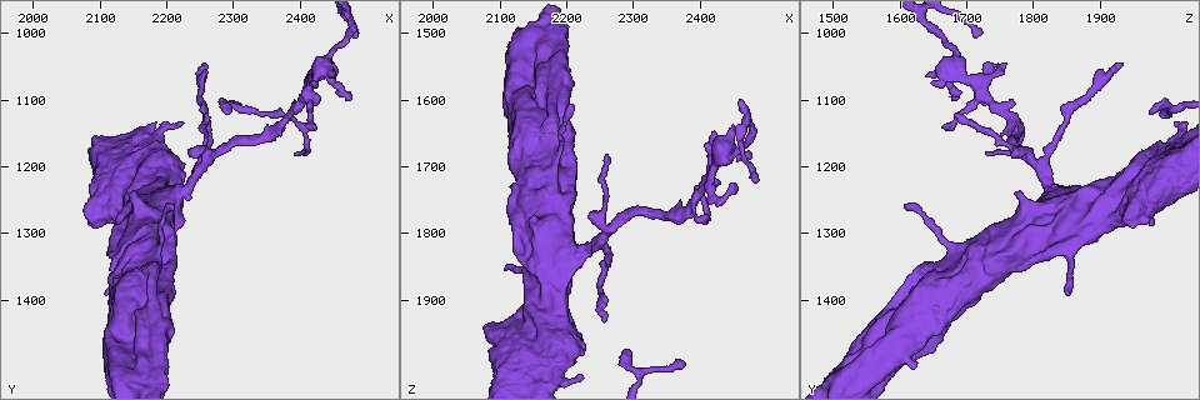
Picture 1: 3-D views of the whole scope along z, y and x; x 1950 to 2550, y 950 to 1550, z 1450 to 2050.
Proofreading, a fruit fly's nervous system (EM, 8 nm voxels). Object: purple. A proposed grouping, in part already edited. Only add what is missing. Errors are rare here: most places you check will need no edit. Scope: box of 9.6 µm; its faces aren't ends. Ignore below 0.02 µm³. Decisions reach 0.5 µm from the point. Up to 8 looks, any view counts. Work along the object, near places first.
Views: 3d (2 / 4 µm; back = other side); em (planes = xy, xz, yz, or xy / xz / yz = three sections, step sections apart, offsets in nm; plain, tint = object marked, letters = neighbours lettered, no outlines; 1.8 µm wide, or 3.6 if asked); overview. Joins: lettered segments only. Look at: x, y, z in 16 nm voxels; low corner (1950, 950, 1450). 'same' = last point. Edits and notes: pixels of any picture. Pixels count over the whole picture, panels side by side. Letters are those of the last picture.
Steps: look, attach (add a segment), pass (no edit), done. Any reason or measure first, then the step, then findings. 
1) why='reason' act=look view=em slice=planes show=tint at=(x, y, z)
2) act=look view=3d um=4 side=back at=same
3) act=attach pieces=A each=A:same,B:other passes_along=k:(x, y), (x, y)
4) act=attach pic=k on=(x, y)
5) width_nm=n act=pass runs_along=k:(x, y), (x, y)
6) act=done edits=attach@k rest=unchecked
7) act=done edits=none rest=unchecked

why='thick end' act=look view=em slice=planes show=letters at=(2085, 1285, 1975)

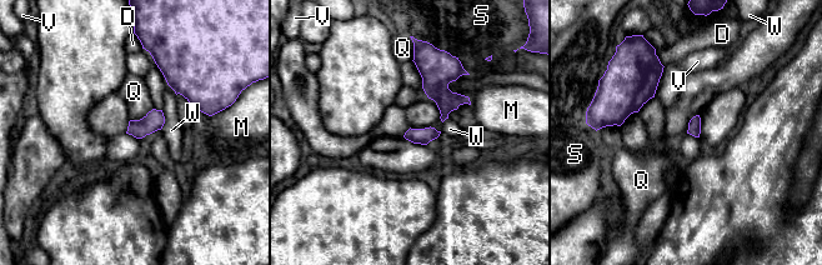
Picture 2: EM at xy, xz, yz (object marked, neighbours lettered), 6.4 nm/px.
act=pass each=D:other,M:other,Q:other,S:other,V:other,W:other border=2:(153, 108), (141, 118), (130, 120) found='no lettered segment goes on from it'

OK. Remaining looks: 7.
why='thin end' act=look view=3d um=2 at=(2110, 1390, 1850)

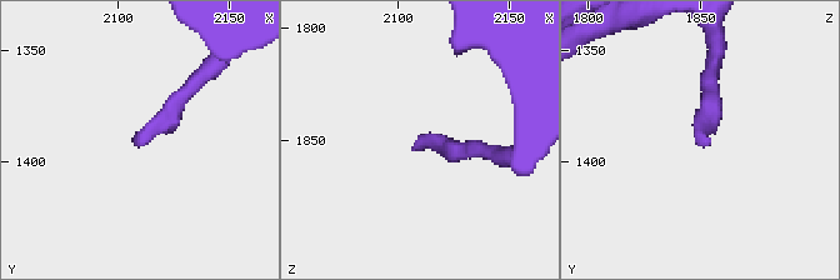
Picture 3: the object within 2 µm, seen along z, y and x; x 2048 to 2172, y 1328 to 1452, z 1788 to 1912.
why='need the tissue' act=look view=em slice=xz step=16 show=letters at=(2108, 1393, 1853)

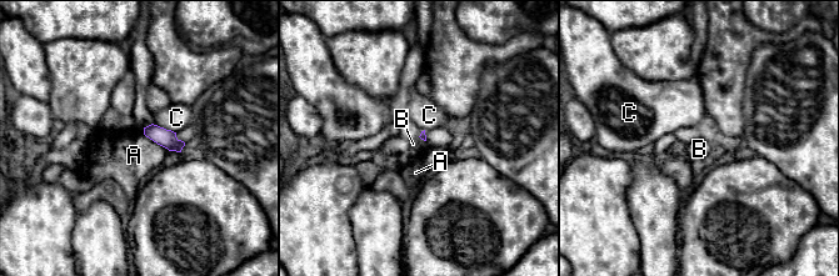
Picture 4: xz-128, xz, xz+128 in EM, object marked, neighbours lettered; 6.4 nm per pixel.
act=look view=em slice=planes show=letters at=same

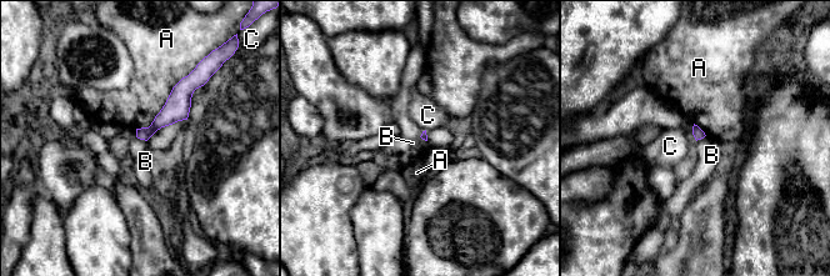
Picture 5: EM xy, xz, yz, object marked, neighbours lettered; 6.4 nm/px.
longest_contact=A:500nm act=pass each=A:other,B:other,C:other border=5:(138, 138), (146, 141) found='none of them fits'

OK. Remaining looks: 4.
why='tapers out' act=look view=3d um=2 at=(2395, 1175, 1735)

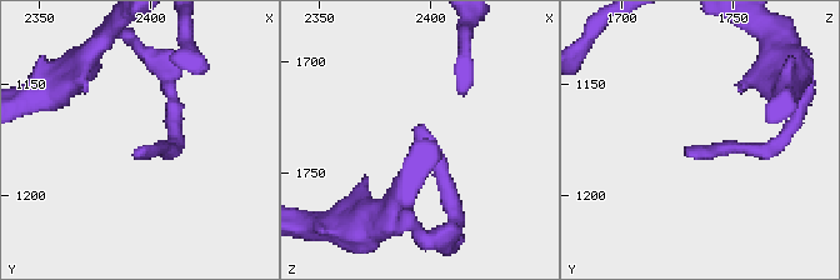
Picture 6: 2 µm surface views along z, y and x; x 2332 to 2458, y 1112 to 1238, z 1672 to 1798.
why='need the tissue' act=look view=em slice=planes show=letters at=(2393, 1179, 1731)

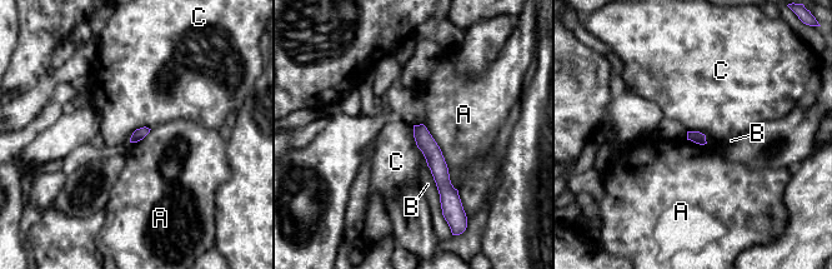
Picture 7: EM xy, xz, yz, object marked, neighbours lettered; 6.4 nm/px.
act=pass each=A:other,B:other,C:other found='none of them fits'

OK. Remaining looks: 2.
act=done edits=none rest=unchecked

